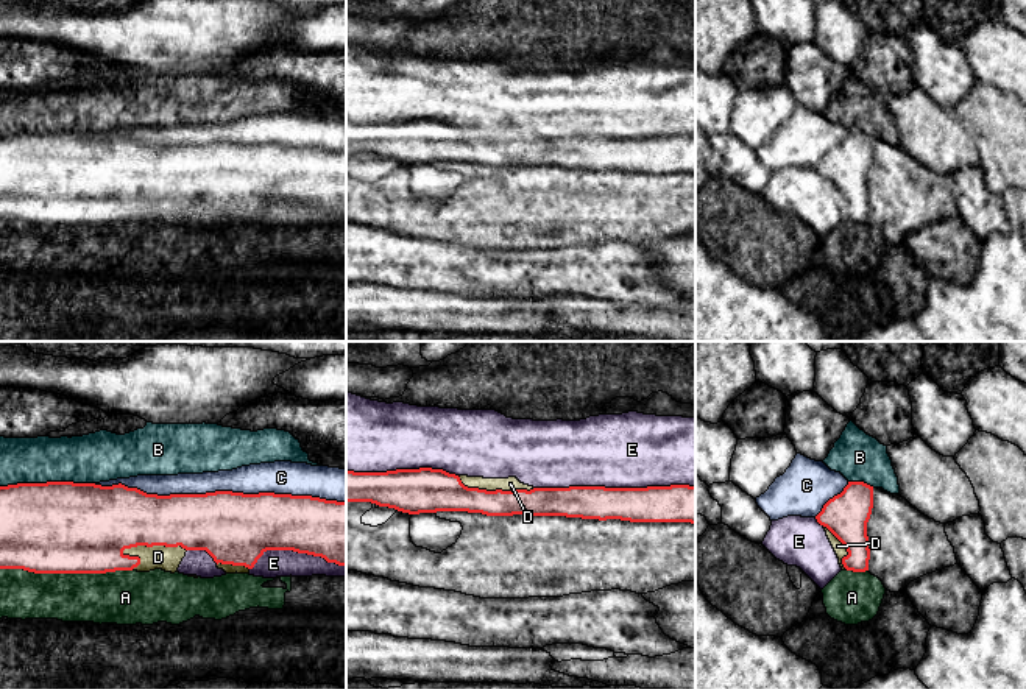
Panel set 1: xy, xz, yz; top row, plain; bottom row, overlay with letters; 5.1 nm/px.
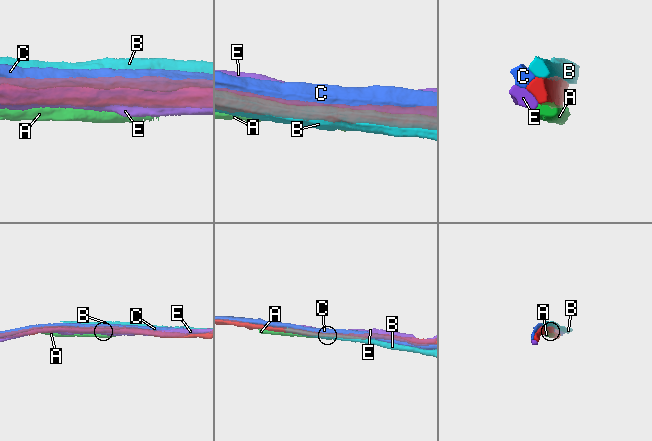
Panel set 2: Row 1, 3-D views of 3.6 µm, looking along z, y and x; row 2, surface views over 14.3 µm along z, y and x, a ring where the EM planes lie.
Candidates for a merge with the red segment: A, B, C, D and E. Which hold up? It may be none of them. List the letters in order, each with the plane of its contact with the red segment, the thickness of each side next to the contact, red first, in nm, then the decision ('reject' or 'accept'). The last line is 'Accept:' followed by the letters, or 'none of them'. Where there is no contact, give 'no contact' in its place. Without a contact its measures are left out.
A: meets red in xy; 480 nm thick on the red side, 260 nm on the other; reject
B: meets red in xy; 480 nm thick on the red side, 260 nm on the other; reject
C: meets red in xy; 380 nm thick on the red side, 160 nm on the other; reject
D: meets red in xy; 340 nm thick on the red side, 130 nm on the other; accept
E: meets red in xz; 190 nm thick on the red side, 380 nm on the other; reject
Accept: D

